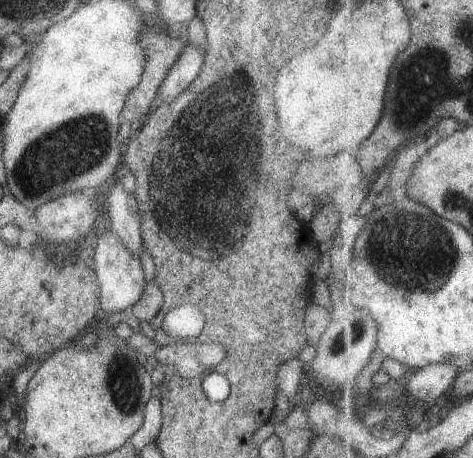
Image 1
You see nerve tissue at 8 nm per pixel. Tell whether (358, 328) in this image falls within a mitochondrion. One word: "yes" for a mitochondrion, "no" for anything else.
yes

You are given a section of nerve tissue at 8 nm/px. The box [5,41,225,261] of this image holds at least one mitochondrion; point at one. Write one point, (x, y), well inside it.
(75, 147)

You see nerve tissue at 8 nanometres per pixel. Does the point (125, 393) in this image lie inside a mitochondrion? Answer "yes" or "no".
yes

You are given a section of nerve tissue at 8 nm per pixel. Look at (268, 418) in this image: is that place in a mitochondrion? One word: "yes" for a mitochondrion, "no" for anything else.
no

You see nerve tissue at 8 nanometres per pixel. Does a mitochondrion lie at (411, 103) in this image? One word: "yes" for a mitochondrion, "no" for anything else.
yes

